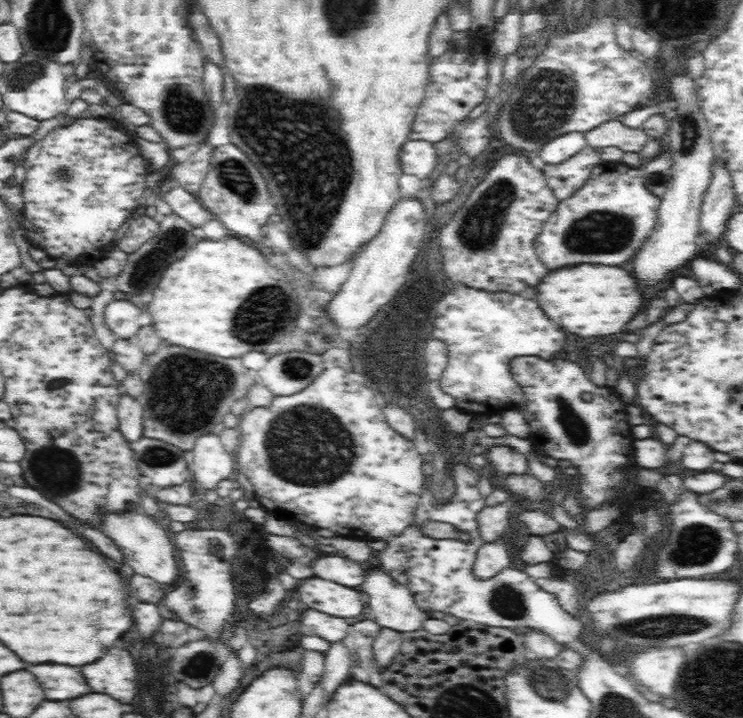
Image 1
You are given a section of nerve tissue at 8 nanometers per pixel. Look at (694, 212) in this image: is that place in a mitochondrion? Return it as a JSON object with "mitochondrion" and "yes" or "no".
{"mitochondrion":"no"}

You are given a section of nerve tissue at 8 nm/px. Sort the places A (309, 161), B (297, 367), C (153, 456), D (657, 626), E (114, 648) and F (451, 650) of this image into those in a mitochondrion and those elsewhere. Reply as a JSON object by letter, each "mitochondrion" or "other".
{"A":"mitochondrion","B":"mitochondrion","C":"mitochondrion","D":"mitochondrion","E":"other","F":"other"}

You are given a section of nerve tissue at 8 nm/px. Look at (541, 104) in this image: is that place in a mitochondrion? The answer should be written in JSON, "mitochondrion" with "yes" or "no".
{"mitochondrion":"yes"}

